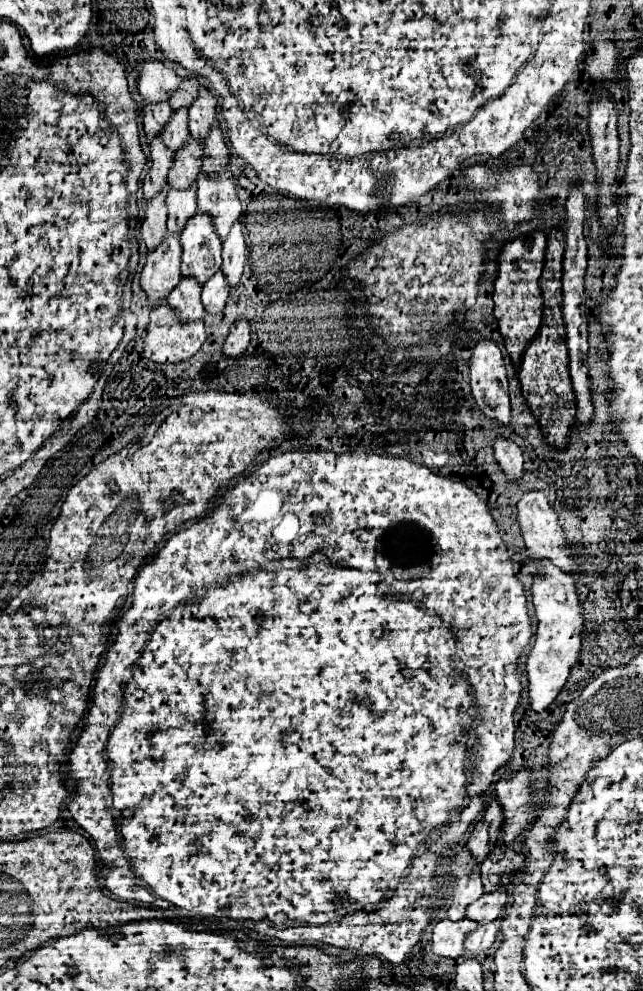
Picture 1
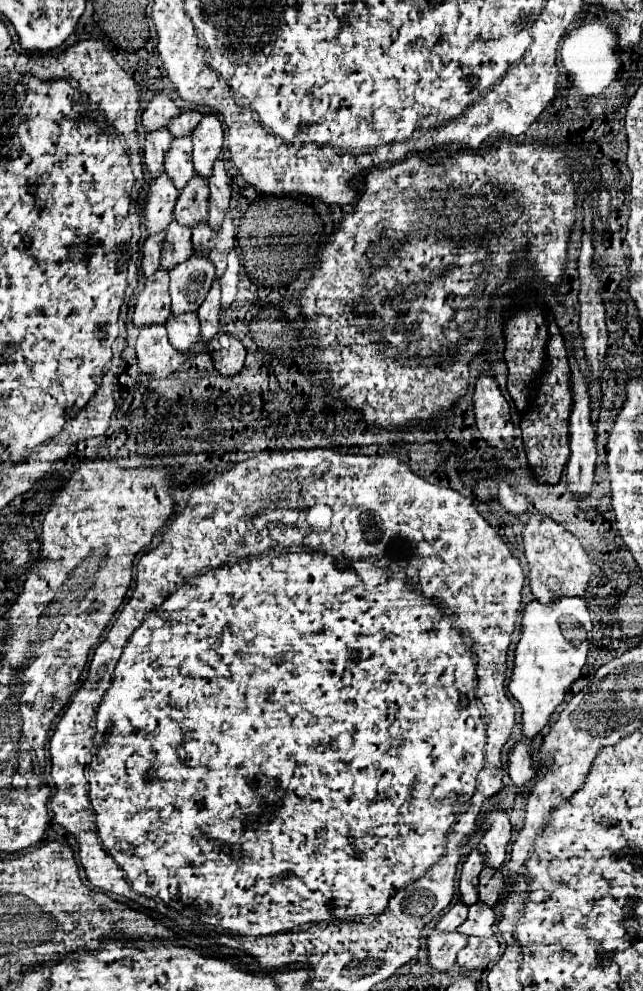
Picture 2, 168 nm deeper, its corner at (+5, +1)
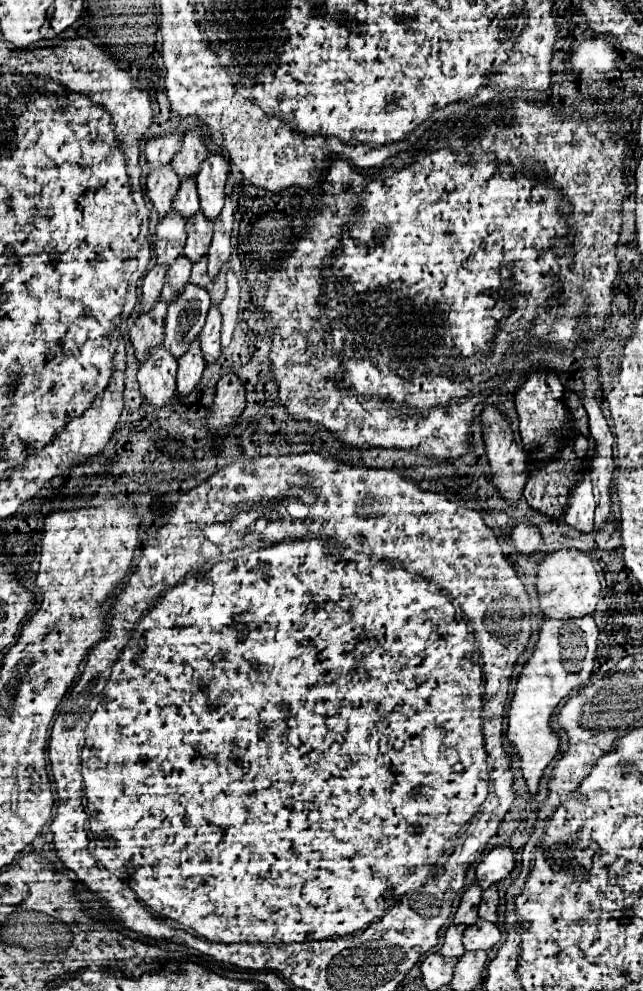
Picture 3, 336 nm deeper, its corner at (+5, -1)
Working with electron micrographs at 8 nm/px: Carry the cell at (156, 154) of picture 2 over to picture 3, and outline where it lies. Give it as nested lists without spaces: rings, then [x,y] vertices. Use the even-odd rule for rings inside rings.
[[[170,165],[150,173],[148,197],[154,203],[160,219],[168,215],[168,211],[172,211],[172,195],[176,195],[176,187],[180,187],[180,179]]]

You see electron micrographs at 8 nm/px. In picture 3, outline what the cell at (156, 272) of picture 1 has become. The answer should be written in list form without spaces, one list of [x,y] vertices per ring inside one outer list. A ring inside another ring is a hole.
[[[160,299],[150,313],[142,313],[130,329],[130,341],[136,351],[136,359],[146,359],[148,351],[164,343],[164,315],[166,303]]]

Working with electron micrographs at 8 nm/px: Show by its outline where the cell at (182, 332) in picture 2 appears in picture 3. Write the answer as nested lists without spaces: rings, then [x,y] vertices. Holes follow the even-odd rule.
[[[194,341],[192,347],[188,349],[188,353],[184,357],[178,359],[178,389],[176,389],[176,397],[178,401],[186,395],[190,395],[200,379],[202,379],[202,371],[204,371],[204,359],[202,359],[202,351],[200,351],[200,343]]]

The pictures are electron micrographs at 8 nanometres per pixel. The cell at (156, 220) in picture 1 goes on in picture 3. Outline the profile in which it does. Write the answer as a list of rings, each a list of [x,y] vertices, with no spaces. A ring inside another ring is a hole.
[[[156,265],[144,277],[144,285],[142,285],[142,311],[150,311],[152,309],[152,303],[156,303],[156,299],[160,297],[162,287],[164,287],[166,271],[168,269],[164,269],[162,265]]]

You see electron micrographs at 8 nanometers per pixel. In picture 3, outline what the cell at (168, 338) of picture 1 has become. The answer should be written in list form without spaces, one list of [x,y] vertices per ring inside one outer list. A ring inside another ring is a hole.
[[[164,349],[150,351],[138,371],[140,393],[152,407],[166,407],[176,393],[176,359]]]

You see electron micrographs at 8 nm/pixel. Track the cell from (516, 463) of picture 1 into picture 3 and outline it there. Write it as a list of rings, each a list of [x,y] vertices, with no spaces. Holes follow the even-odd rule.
[[[518,523],[512,529],[512,543],[514,543],[514,555],[548,555],[552,551],[548,545],[544,545],[544,539],[538,531],[538,527],[532,527],[528,523]]]

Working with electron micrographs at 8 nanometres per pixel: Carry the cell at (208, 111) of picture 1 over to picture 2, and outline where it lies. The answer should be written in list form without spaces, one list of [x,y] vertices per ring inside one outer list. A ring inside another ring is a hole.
[[[208,113],[202,117],[198,127],[192,131],[194,141],[194,169],[202,177],[210,177],[212,163],[222,153],[222,139],[224,131],[214,113]]]

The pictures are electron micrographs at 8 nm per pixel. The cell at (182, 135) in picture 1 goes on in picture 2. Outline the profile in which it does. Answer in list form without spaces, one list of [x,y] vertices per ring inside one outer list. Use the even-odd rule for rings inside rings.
[[[190,135],[174,137],[166,157],[164,157],[164,169],[170,175],[176,189],[182,189],[194,175],[192,167],[192,139]]]

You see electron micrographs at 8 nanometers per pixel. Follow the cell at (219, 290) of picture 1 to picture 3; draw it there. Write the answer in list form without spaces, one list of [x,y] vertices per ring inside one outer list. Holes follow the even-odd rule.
[[[216,305],[210,307],[206,325],[200,333],[200,347],[206,363],[216,363],[216,359],[222,355],[222,345],[220,345],[220,311]]]

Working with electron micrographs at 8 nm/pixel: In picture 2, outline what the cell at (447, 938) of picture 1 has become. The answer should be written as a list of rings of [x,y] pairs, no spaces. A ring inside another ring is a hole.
[[[432,929],[430,935],[426,937],[430,965],[436,971],[448,971],[456,963],[456,953],[466,945],[466,939],[468,937],[458,931],[444,933],[444,931]]]

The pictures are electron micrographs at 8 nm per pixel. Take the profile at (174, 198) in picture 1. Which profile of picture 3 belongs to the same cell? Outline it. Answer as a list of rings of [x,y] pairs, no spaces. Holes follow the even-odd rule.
[[[178,257],[178,261],[174,263],[174,267],[168,269],[166,273],[166,285],[164,285],[164,291],[162,291],[162,297],[166,301],[174,299],[176,295],[180,295],[186,287],[186,283],[190,281],[190,269],[192,269],[192,263],[188,259]]]

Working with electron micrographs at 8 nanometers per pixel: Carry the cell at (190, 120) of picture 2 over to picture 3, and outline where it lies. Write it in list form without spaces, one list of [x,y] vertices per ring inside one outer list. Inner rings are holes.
[[[190,131],[182,139],[182,149],[172,161],[172,169],[176,169],[176,175],[180,179],[188,179],[188,175],[196,177],[200,163],[208,157],[208,149],[204,147],[202,133],[200,131]]]

